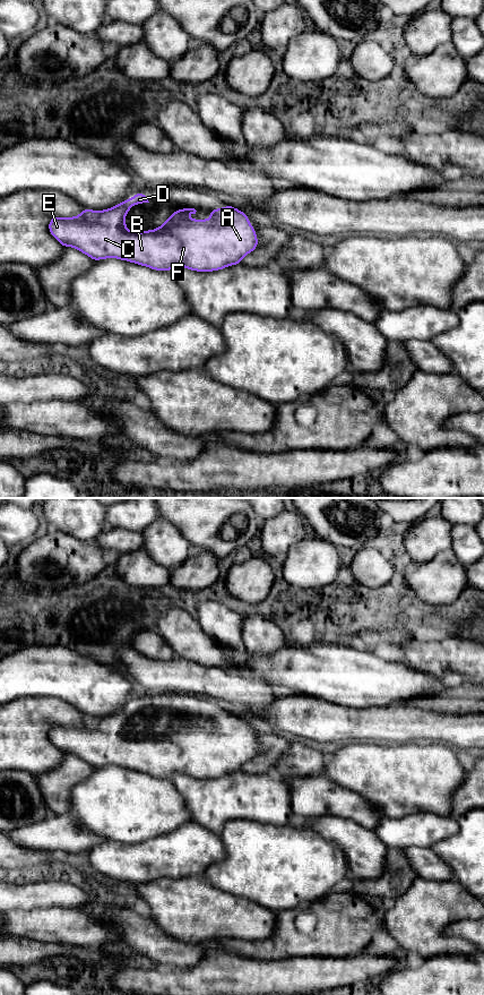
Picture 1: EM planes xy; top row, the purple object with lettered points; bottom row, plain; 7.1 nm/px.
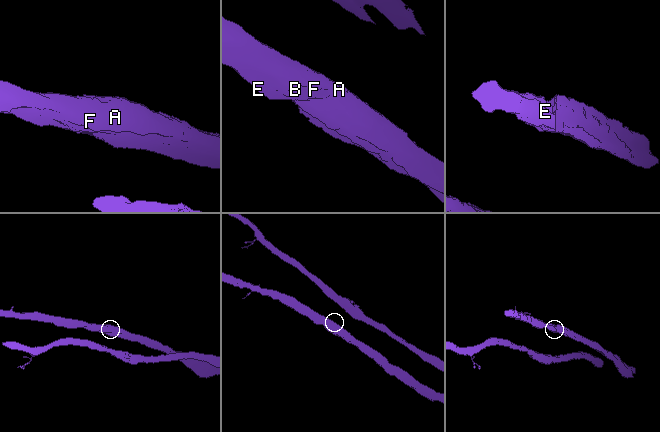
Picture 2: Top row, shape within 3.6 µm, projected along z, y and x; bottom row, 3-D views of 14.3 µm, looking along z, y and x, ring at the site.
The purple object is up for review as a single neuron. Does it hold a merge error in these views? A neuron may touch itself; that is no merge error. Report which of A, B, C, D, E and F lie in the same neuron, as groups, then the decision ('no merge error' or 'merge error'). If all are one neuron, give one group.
A B C D E F; no merge error

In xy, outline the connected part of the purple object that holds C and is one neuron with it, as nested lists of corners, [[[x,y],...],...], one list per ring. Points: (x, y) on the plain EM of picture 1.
[[[137,700],[132,705],[105,718],[84,715],[83,720],[75,724],[52,724],[49,737],[63,754],[74,754],[94,767],[114,764],[165,779],[170,779],[174,773],[202,780],[223,777],[241,771],[242,765],[258,753],[256,738],[247,721],[228,712],[210,717],[209,727],[189,727],[188,720],[196,721],[197,718],[182,715],[175,718],[154,738],[128,738],[126,722],[132,712],[141,710],[149,709],[145,701]]]

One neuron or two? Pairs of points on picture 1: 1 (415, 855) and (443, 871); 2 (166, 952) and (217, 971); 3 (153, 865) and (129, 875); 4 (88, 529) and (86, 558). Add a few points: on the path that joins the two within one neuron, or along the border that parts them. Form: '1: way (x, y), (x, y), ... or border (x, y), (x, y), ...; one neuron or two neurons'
1: way (422, 859), (437, 869); one neuron
2: border (217, 948), (207, 948), (191, 966), (170, 967); two neurons
3: way (147, 865), (139, 865), (135, 869); one neuron
4: border (62, 532), (79, 539), (94, 540); two neurons

